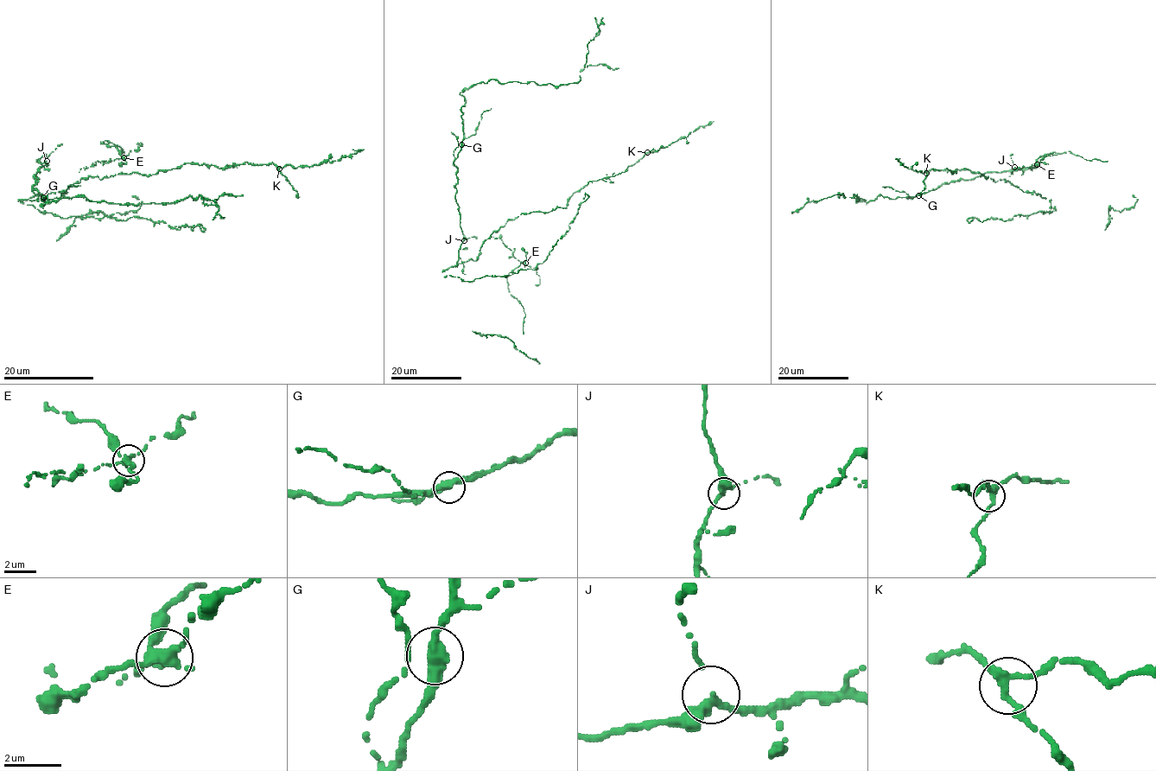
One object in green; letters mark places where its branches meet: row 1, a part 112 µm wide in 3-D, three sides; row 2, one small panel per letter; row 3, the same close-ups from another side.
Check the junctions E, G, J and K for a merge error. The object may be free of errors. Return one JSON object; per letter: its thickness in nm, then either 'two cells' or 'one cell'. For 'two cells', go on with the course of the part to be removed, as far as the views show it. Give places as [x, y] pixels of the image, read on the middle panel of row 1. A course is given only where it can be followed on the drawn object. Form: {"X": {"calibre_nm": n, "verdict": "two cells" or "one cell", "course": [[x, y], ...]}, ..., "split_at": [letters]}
{"E": {"calibre_nm": 320, "verdict": "two cells", "course": [[525, 264], [513, 255], [500, 238], [490, 235]]}, "G": {"calibre_nm": 320, "verdict": "one cell"}, "J": {"calibre_nm": 280, "verdict": "one cell"}, "K": {"calibre_nm": 280, "verdict": "one cell"}, "split_at": ["E"]}

